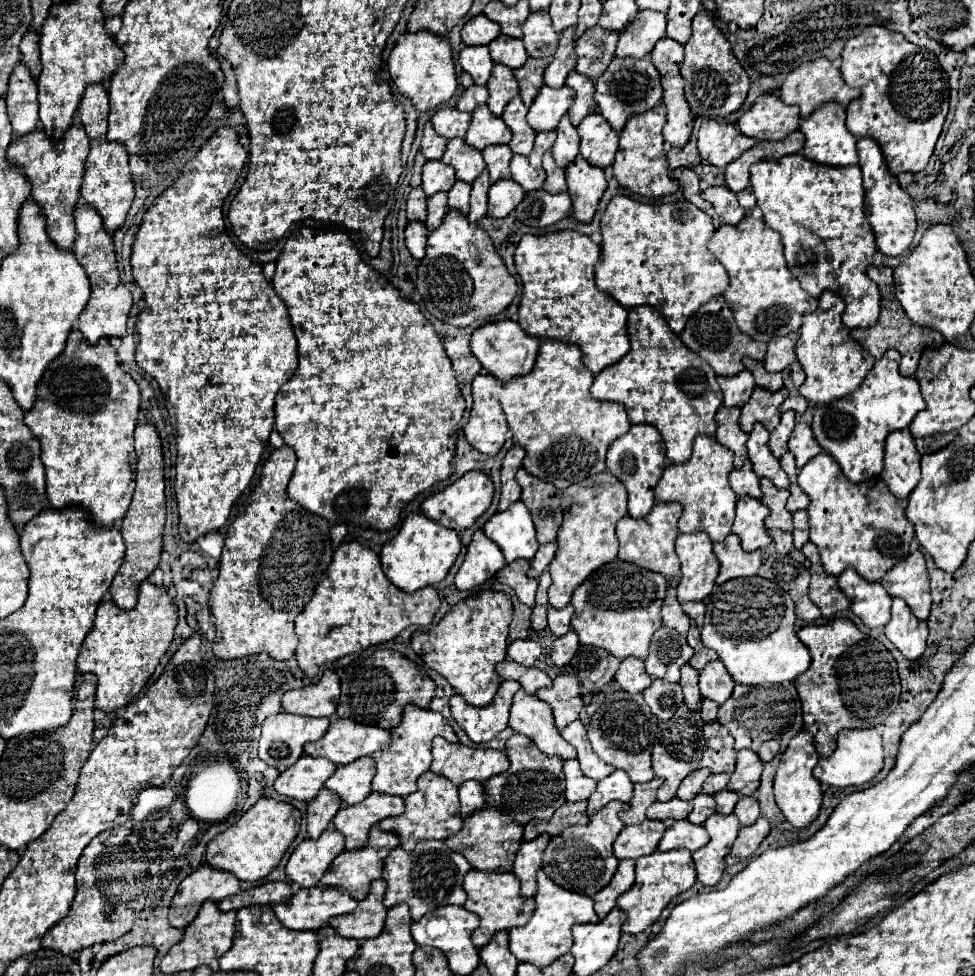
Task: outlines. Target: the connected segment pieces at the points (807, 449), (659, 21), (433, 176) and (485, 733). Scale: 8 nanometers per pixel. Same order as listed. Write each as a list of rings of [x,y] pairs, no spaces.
[[[798,423],[790,435],[790,441],[788,441],[788,449],[794,453],[796,457],[796,467],[802,469],[812,457],[816,457],[818,453],[822,453],[824,449],[818,445],[810,425],[806,423]]]
[[[638,11],[634,21],[620,31],[620,41],[616,47],[618,57],[644,59],[666,33],[666,13],[658,11]]]
[[[426,161],[422,173],[422,187],[428,197],[438,191],[450,191],[454,183],[456,183],[456,175],[450,165],[442,161]]]
[[[502,681],[496,697],[486,707],[474,707],[462,695],[450,699],[450,711],[456,723],[466,731],[474,743],[486,743],[508,727],[508,713],[514,693],[520,689],[518,681]]]

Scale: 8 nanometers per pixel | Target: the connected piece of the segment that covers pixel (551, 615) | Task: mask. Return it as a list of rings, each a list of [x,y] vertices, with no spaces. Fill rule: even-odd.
[[[568,605],[564,609],[554,609],[550,607],[548,609],[548,629],[556,635],[556,637],[562,637],[570,631],[570,619],[572,619],[572,613],[574,613],[574,607]]]

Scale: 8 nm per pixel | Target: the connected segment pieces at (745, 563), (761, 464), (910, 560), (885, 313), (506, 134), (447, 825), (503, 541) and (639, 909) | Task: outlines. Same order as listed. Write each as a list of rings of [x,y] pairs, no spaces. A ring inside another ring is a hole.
[[[730,533],[724,541],[714,543],[714,555],[720,561],[720,575],[716,579],[718,585],[736,579],[736,577],[750,577],[756,575],[762,565],[760,551],[746,553],[740,547],[740,537]]]
[[[756,423],[750,433],[750,439],[748,439],[748,457],[754,465],[754,473],[758,477],[770,479],[780,489],[788,489],[790,487],[788,475],[782,471],[780,461],[770,453],[768,437],[770,437],[770,433],[764,429],[764,425]]]
[[[920,551],[910,553],[904,561],[900,561],[900,565],[890,569],[880,583],[890,597],[904,599],[918,619],[928,619],[932,597],[926,559]]]
[[[870,265],[868,267],[868,275],[870,279],[880,287],[880,295],[882,295],[882,311],[880,311],[880,319],[874,327],[868,327],[868,329],[854,329],[852,331],[852,337],[864,347],[868,349],[876,359],[880,359],[884,355],[884,351],[888,349],[896,349],[900,355],[902,355],[902,373],[908,377],[916,371],[916,365],[920,361],[920,355],[922,351],[928,347],[928,349],[938,349],[944,339],[942,339],[942,333],[936,333],[936,329],[928,329],[928,327],[922,327],[922,325],[916,325],[914,321],[910,321],[904,313],[904,309],[900,307],[900,303],[896,301],[896,295],[894,295],[894,277],[892,277],[892,269],[886,267],[886,265]]]
[[[480,105],[472,113],[468,135],[464,141],[474,149],[482,151],[488,145],[510,143],[510,129],[502,121],[502,117],[492,115],[486,105]]]
[[[426,771],[418,779],[418,791],[408,795],[404,801],[406,801],[406,811],[398,817],[388,817],[380,821],[378,827],[384,831],[394,831],[400,837],[402,847],[406,851],[412,851],[420,839],[448,839],[462,829],[458,787],[438,773]]]
[[[522,501],[492,515],[484,525],[484,533],[502,549],[508,563],[516,559],[532,559],[538,551],[536,529]]]
[[[674,849],[674,851],[656,851],[648,857],[636,859],[636,883],[628,893],[622,893],[618,897],[618,907],[628,915],[626,923],[622,925],[622,931],[628,933],[642,933],[648,925],[652,925],[664,907],[680,893],[688,891],[696,883],[696,869],[692,861],[692,853],[686,849]]]

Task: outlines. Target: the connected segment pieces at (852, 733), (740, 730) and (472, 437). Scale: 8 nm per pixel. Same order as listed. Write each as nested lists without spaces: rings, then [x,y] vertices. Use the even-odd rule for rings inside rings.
[[[842,729],[836,741],[838,741],[836,751],[830,757],[822,757],[814,769],[814,777],[820,783],[834,787],[864,785],[880,773],[884,765],[884,753],[882,753],[882,739],[876,729]]]
[[[734,685],[734,691],[732,691],[732,697],[720,705],[720,711],[718,711],[718,723],[722,723],[730,735],[736,739],[736,749],[752,749],[752,751],[758,751],[760,745],[764,741],[770,741],[770,739],[776,739],[778,735],[786,733],[788,729],[794,729],[794,727],[800,727],[802,725],[802,707],[800,707],[800,699],[794,699],[794,701],[788,701],[788,703],[778,703],[778,705],[764,705],[764,703],[756,703],[756,691],[784,691],[784,687],[778,687],[778,685],[756,685],[756,687],[750,687],[750,685]]]
[[[488,373],[476,375],[472,383],[474,407],[468,423],[464,425],[464,435],[468,443],[484,455],[496,455],[508,433],[508,423],[498,399],[500,391],[502,383]]]

